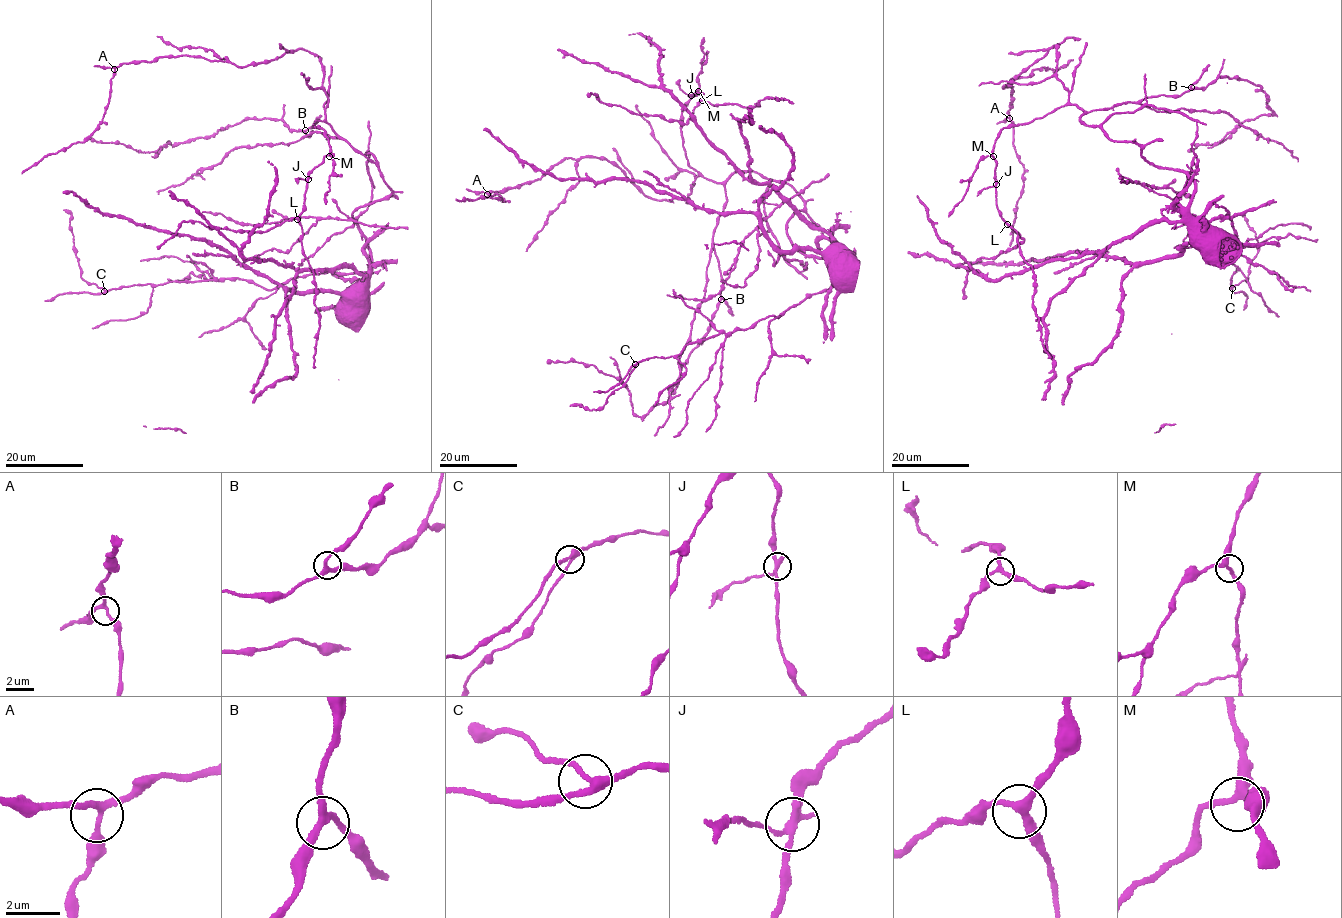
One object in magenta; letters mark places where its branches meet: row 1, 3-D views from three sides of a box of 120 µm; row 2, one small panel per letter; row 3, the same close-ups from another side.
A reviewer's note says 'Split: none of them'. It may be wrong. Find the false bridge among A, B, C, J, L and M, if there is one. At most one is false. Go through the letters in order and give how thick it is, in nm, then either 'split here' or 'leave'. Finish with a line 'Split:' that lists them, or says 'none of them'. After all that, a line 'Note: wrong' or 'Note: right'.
A: 220 nm | leave
B: 280 nm | leave
C: 280 nm | leave
J: 240 nm | split here
L: 260 nm | leave
M: 260 nm | leave
Split: J
Note: wrong

